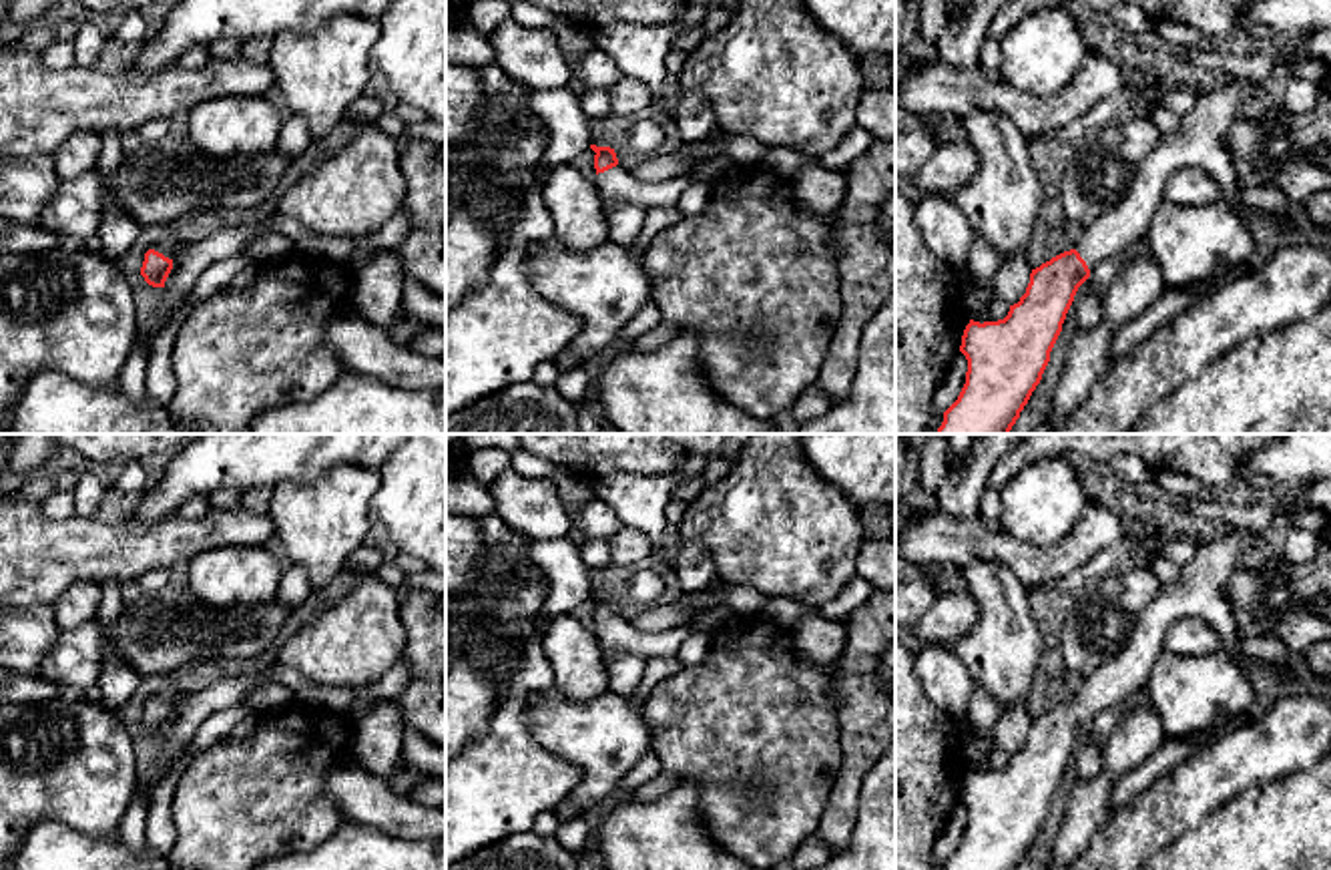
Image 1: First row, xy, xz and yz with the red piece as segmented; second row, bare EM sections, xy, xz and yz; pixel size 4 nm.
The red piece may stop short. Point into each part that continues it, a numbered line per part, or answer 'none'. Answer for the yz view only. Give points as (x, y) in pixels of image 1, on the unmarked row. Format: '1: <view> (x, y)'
1: yz (1197, 591)

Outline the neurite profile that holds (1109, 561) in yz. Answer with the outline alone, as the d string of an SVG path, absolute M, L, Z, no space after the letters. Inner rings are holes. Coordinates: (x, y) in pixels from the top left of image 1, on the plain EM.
M1124 534L1116 545L1102 549L1090 563L1058 581L1046 583L1046 587L1066 595L1082 593L1088 581L1102 581L1116 575L1122 567L1130 561L1136 563L1140 557L1136 540Z

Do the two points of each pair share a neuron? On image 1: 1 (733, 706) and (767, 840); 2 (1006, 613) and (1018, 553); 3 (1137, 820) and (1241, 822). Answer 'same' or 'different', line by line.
1: same
2: different
3: different

